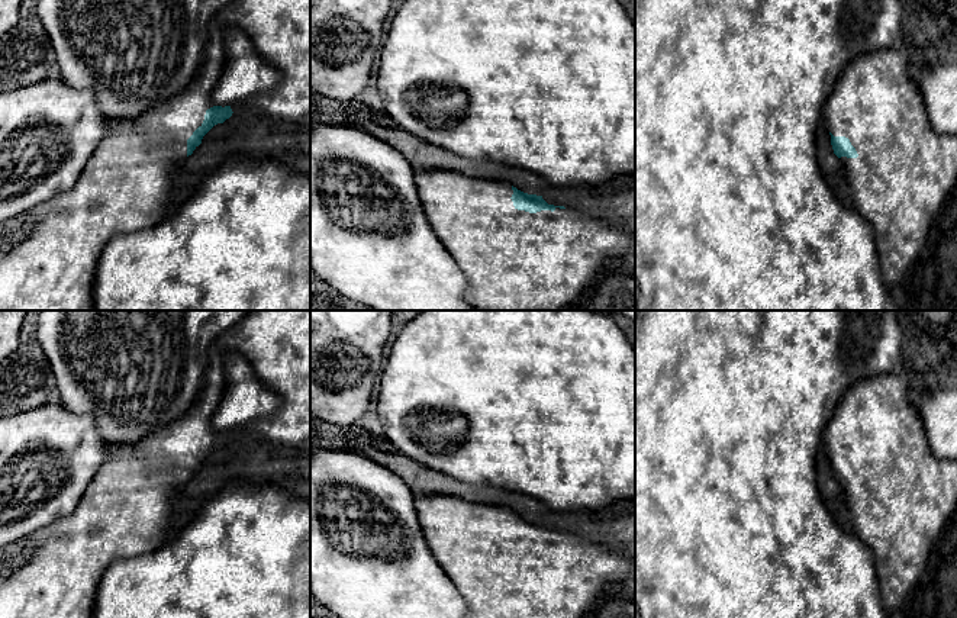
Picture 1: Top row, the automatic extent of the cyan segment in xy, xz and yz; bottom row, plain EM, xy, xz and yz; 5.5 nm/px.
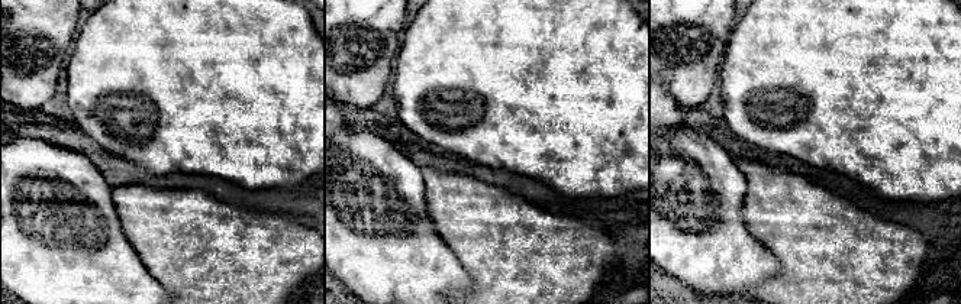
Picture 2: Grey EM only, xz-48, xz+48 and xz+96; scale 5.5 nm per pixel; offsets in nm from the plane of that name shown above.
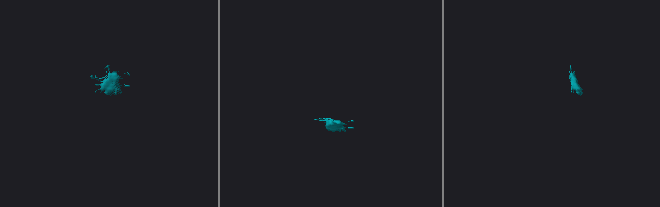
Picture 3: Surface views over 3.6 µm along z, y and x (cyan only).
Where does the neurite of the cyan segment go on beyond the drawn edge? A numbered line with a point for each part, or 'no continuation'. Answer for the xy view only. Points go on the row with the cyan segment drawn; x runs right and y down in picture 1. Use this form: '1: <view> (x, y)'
1: xy (48, 256)

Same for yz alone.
1: yz (904, 171)

